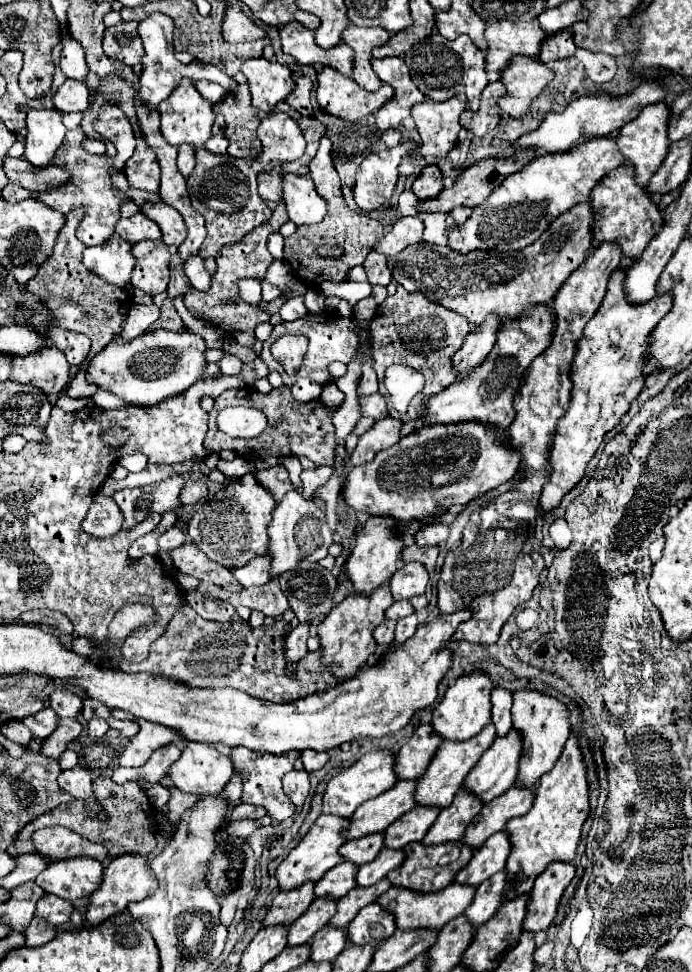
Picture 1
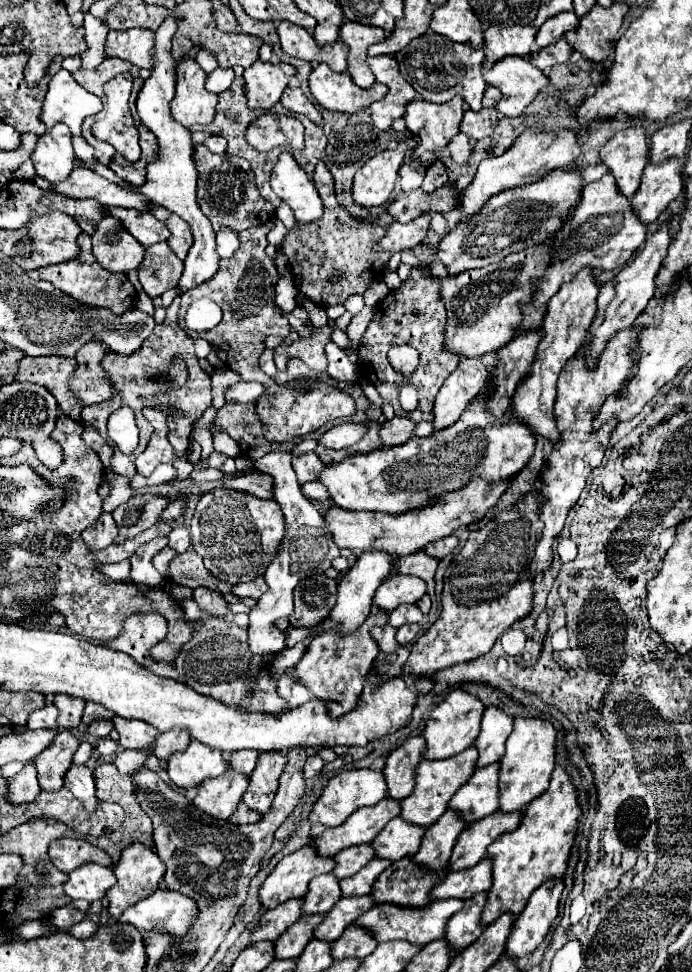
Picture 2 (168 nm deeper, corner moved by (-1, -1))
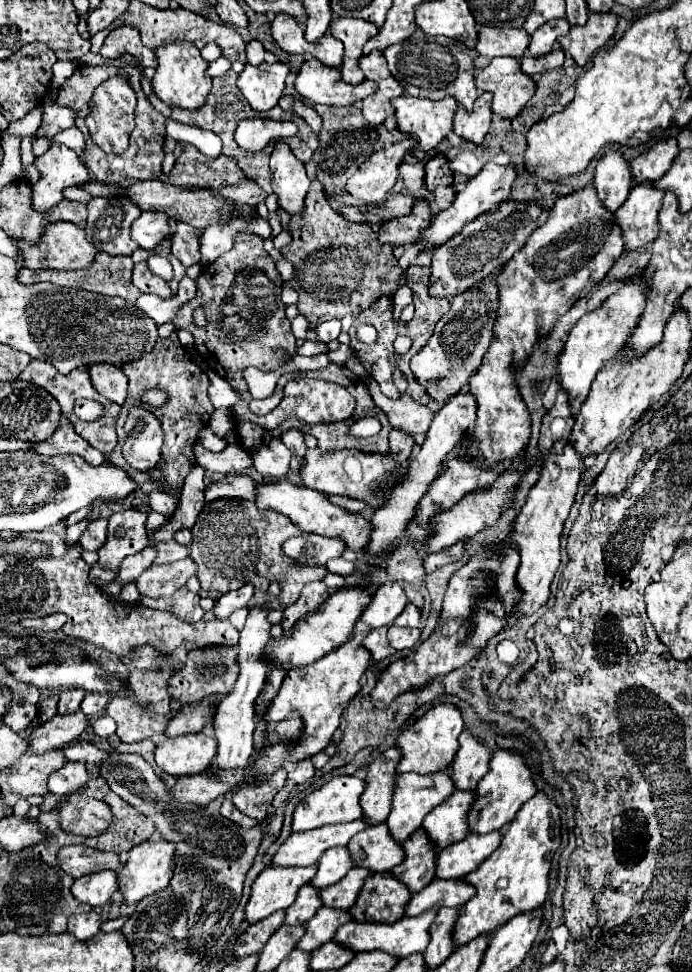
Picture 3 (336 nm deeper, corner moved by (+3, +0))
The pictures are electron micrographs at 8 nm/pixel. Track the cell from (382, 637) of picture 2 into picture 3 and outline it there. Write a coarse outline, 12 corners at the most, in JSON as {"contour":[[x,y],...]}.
{"contour":[[386,627],[364,637],[362,647],[374,663],[390,657],[396,651],[386,639]]}

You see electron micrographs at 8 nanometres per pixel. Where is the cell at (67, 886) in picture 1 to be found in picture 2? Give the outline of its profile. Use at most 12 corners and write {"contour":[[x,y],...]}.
{"contour":[[82,864],[68,874],[72,900],[102,900],[116,882],[110,866]]}

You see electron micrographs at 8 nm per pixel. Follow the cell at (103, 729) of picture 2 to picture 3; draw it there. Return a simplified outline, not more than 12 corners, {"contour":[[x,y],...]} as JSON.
{"contour":[[102,715],[92,723],[98,737],[116,733],[116,721]]}

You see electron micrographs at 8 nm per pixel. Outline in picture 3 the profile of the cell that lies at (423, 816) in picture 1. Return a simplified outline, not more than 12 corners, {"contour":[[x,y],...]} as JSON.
{"contour":[[366,827],[346,845],[356,867],[384,873],[404,849],[388,827]]}

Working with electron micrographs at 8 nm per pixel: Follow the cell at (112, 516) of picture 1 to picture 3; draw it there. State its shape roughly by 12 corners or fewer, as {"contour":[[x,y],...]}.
{"contour":[[106,519],[90,521],[80,545],[98,551],[106,539]]}

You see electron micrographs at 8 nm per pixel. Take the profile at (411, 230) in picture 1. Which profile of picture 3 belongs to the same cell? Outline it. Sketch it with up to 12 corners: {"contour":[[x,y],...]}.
{"contour":[[416,199],[410,215],[382,223],[378,239],[412,245],[432,221],[430,203]]}

